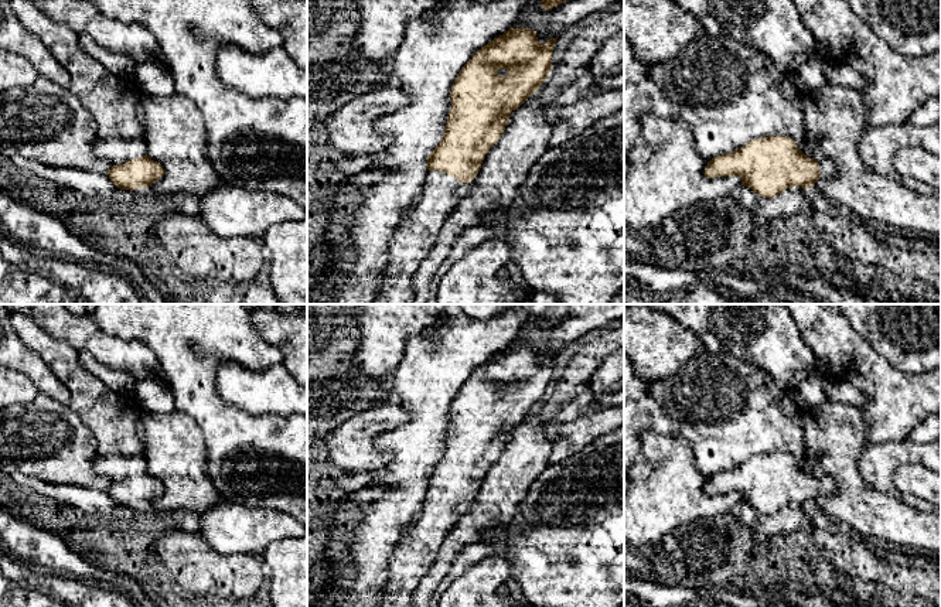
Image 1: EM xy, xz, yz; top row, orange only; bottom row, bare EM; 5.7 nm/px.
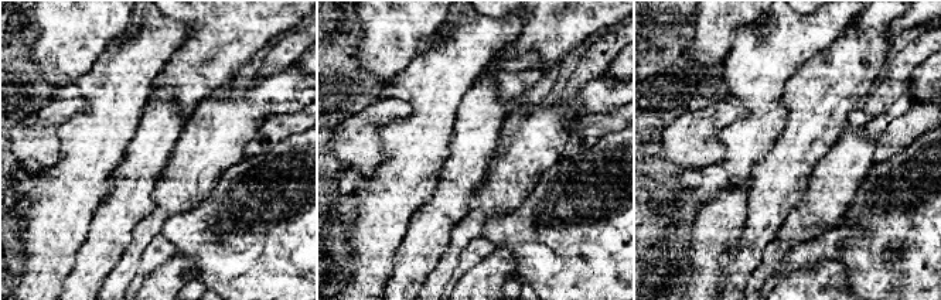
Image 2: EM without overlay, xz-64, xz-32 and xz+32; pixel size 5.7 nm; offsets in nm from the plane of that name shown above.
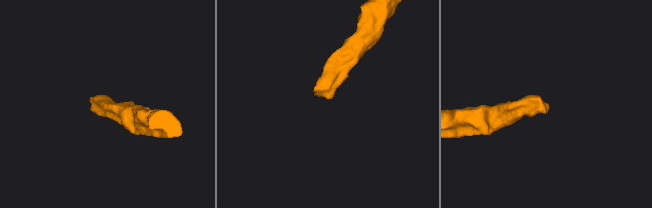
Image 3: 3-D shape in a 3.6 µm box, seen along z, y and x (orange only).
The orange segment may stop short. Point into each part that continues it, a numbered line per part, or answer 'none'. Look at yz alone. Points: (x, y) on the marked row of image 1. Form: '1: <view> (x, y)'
1: yz (807, 147)

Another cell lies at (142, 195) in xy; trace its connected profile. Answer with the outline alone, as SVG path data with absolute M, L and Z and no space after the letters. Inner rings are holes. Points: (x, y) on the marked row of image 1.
M139 188L132 191L132 201L130 204L134 205L143 205L143 204L158 204L166 208L170 208L173 198L166 197L166 195L158 195L149 188Z

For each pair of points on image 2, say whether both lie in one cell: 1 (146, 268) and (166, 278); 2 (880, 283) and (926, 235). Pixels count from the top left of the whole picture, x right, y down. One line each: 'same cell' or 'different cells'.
1: different cells
2: same cell

